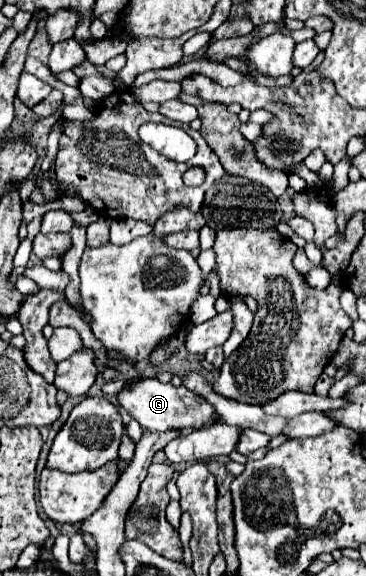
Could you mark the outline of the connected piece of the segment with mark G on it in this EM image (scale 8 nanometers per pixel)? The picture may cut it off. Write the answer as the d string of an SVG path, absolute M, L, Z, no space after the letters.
M139 378L135 384L125 386L119 392L119 404L141 424L141 428L149 432L167 432L167 430L183 430L199 426L211 426L211 422L219 422L215 418L215 408L199 394L187 390L185 386L175 388L173 384L161 384L155 378Z

